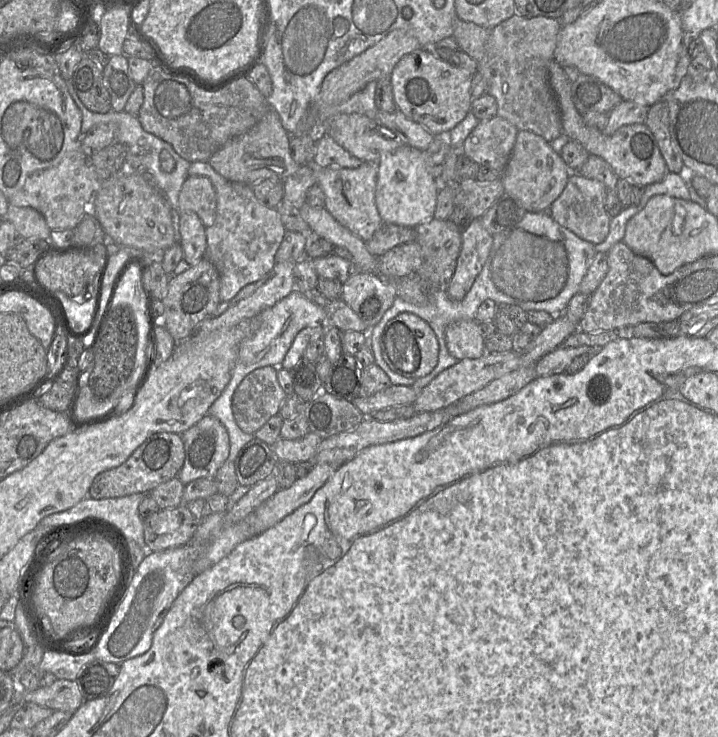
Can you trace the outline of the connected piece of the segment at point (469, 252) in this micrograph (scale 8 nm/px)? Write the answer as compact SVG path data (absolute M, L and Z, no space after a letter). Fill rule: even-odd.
M479 218L461 232L461 249L453 276L447 286L447 295L461 301L470 290L489 256L493 236L482 226Z

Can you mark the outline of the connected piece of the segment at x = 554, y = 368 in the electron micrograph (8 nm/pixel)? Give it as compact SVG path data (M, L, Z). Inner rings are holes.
M558 346L552 352L541 357L535 364L537 377L547 377L565 372L572 360L581 355L593 355L597 350L589 346Z

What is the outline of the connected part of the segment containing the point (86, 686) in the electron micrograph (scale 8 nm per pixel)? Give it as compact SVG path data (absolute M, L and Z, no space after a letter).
M102 660L87 664L76 679L84 701L105 695L112 687L120 671L120 665Z

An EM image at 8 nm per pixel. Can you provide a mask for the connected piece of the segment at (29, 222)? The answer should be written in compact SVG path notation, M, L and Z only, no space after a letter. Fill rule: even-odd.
M9 204L4 219L14 225L20 238L50 240L51 229L44 216L34 208Z

